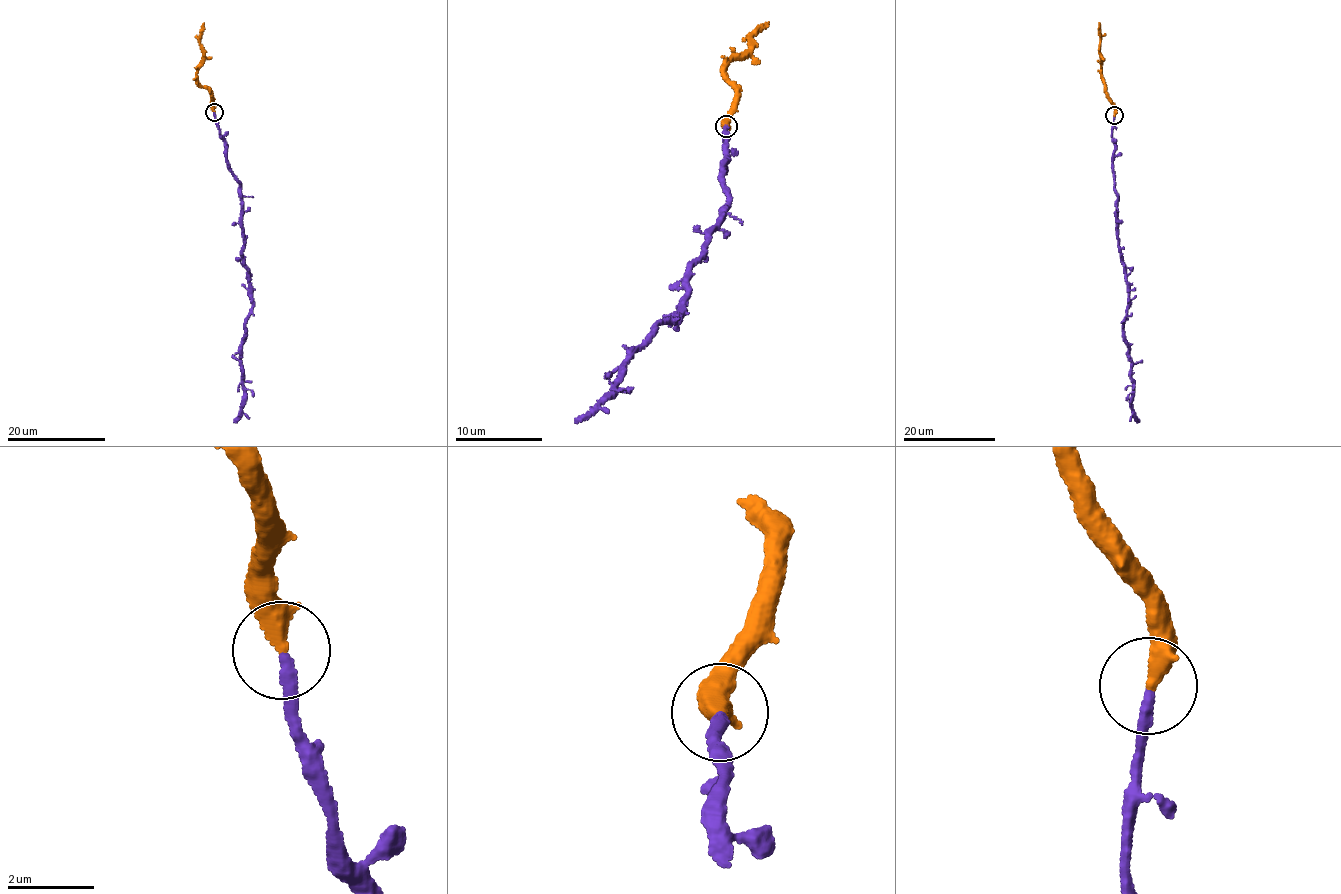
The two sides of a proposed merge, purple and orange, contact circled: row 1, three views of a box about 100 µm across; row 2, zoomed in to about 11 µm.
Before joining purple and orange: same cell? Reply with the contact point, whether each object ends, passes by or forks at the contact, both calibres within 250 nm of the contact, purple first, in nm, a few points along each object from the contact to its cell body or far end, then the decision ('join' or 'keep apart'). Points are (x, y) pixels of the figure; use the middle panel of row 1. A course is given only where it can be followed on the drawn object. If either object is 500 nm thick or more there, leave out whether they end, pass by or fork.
at (726, 126); purple ends there; orange ends there; 240 nm thick on the purple side, 440 nm on the other; purple runs (725, 125), (719, 173), (728, 207), (685, 279), (676, 320), (659, 323), (619, 371), (618, 383), (575, 423); orange runs (725, 125), (736, 92), (724, 70), (732, 56), (748, 49), (757, 30), (768, 22); join

